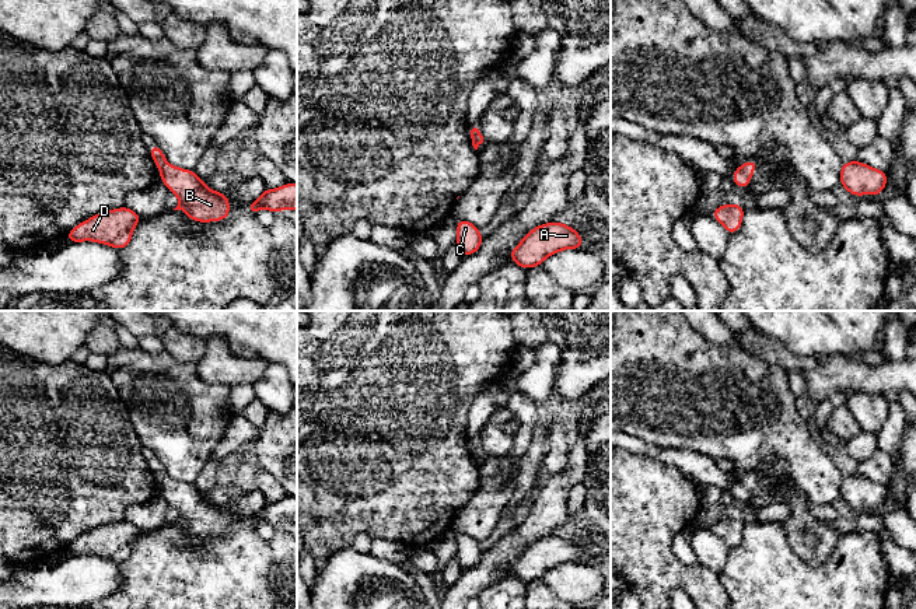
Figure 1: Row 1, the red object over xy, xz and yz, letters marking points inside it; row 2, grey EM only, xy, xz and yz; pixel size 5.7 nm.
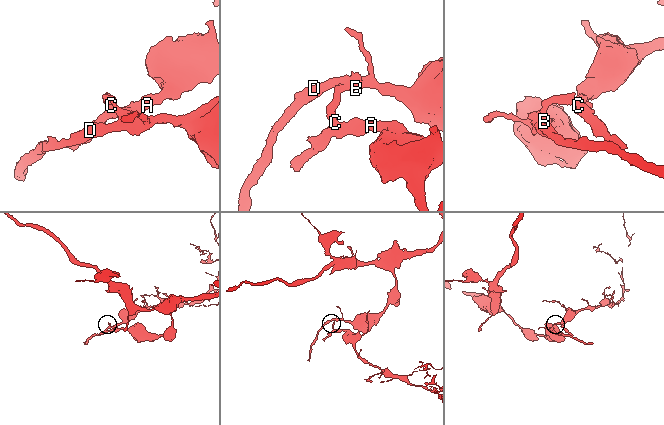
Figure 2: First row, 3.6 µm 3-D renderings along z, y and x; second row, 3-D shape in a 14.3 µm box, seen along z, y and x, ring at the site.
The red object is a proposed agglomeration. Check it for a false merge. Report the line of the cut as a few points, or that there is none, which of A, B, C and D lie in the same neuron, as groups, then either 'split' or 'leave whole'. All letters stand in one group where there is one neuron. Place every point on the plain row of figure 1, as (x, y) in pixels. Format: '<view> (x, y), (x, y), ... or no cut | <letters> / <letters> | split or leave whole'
no cut | A B C D | leave whole

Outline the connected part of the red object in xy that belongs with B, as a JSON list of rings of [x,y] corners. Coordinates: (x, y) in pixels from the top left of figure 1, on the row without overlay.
[[[155,456],[148,461],[148,465],[160,482],[160,493],[181,514],[174,524],[183,524],[189,533],[200,536],[228,532],[230,514],[224,505],[209,503],[192,483],[168,477],[164,465]]]

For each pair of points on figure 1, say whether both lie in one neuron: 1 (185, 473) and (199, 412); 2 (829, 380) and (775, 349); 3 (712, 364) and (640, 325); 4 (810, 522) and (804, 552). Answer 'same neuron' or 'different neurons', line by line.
1: same neuron
2: different neurons
3: same neuron
4: same neuron

